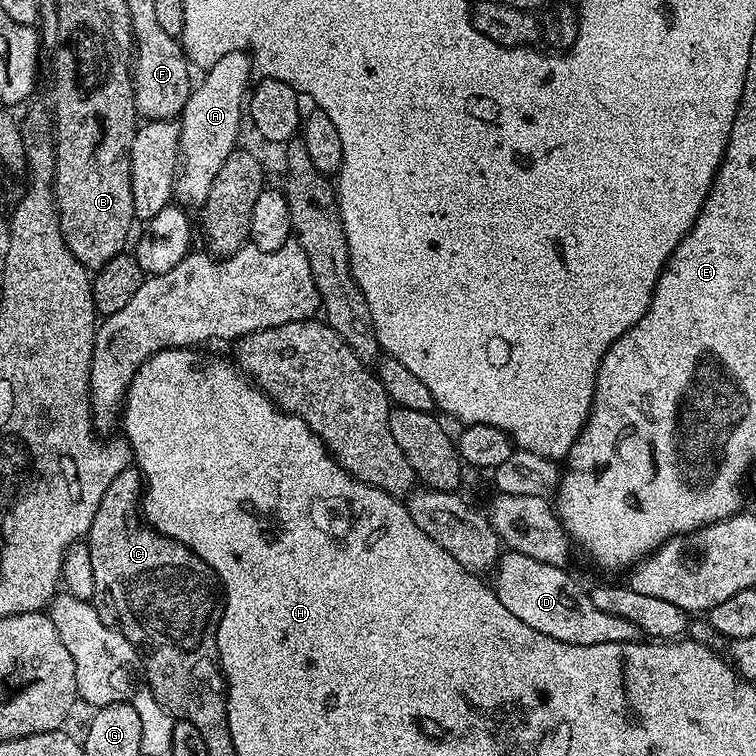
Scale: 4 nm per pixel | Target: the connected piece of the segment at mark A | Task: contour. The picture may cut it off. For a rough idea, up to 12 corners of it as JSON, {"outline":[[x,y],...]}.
{"outline":[[248,52],[207,69],[178,117],[174,196],[199,205],[237,151]]}

